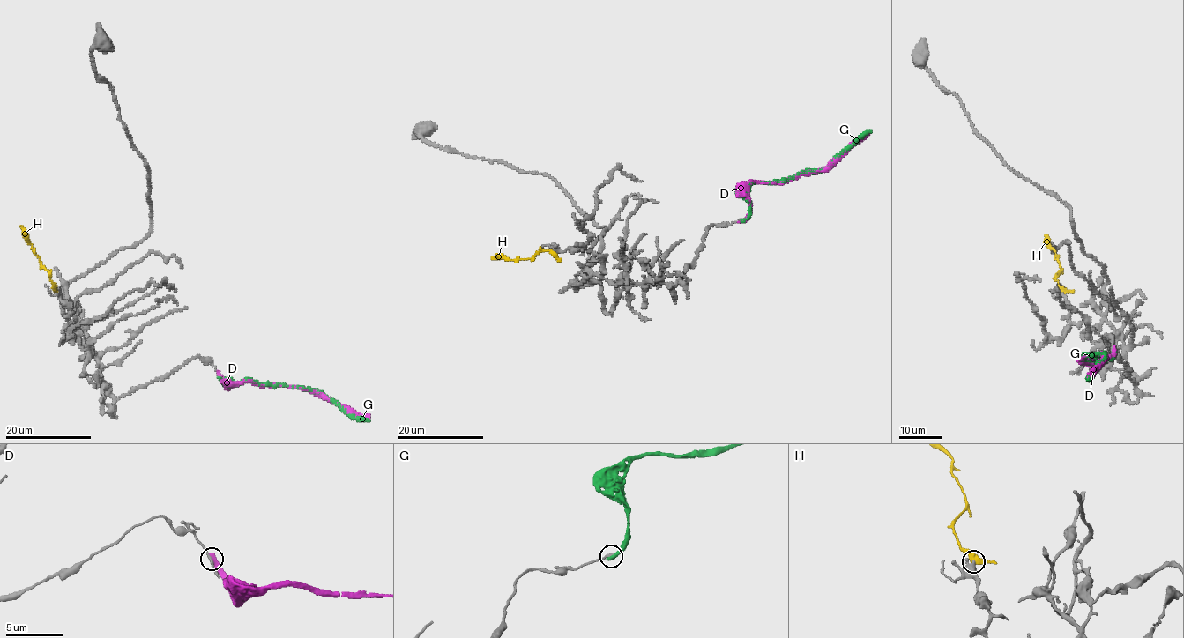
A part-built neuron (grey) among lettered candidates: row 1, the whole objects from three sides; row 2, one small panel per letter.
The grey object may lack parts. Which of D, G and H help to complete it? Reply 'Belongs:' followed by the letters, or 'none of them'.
Belongs: none of them

